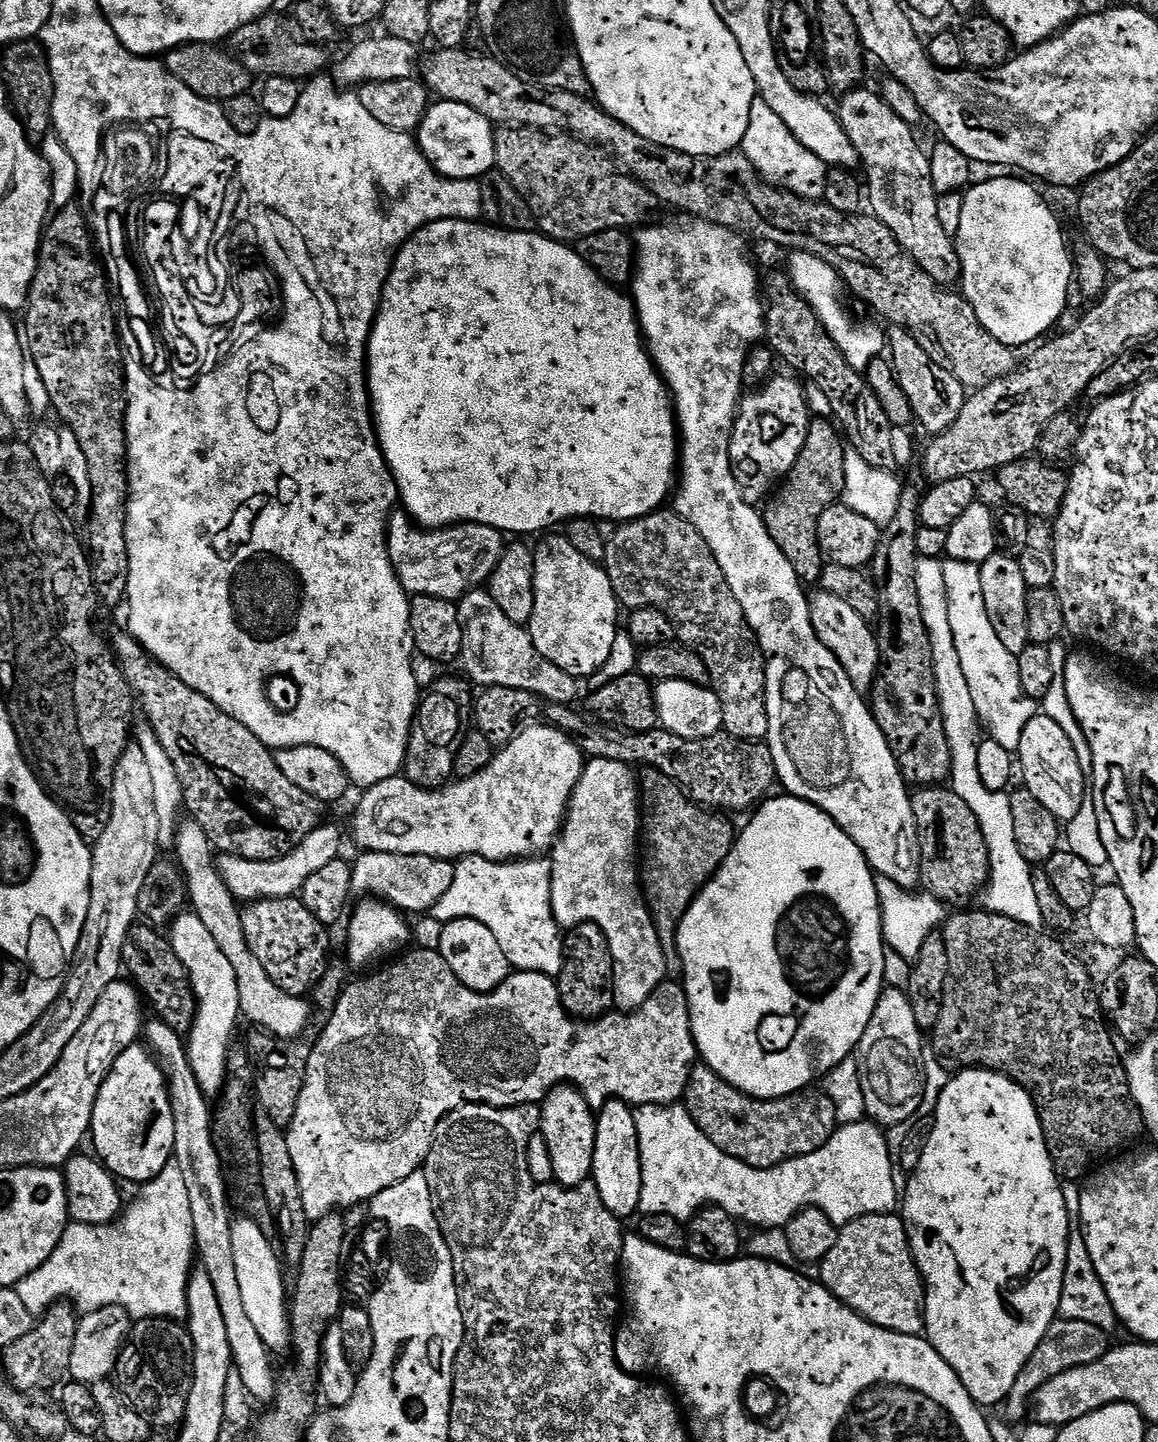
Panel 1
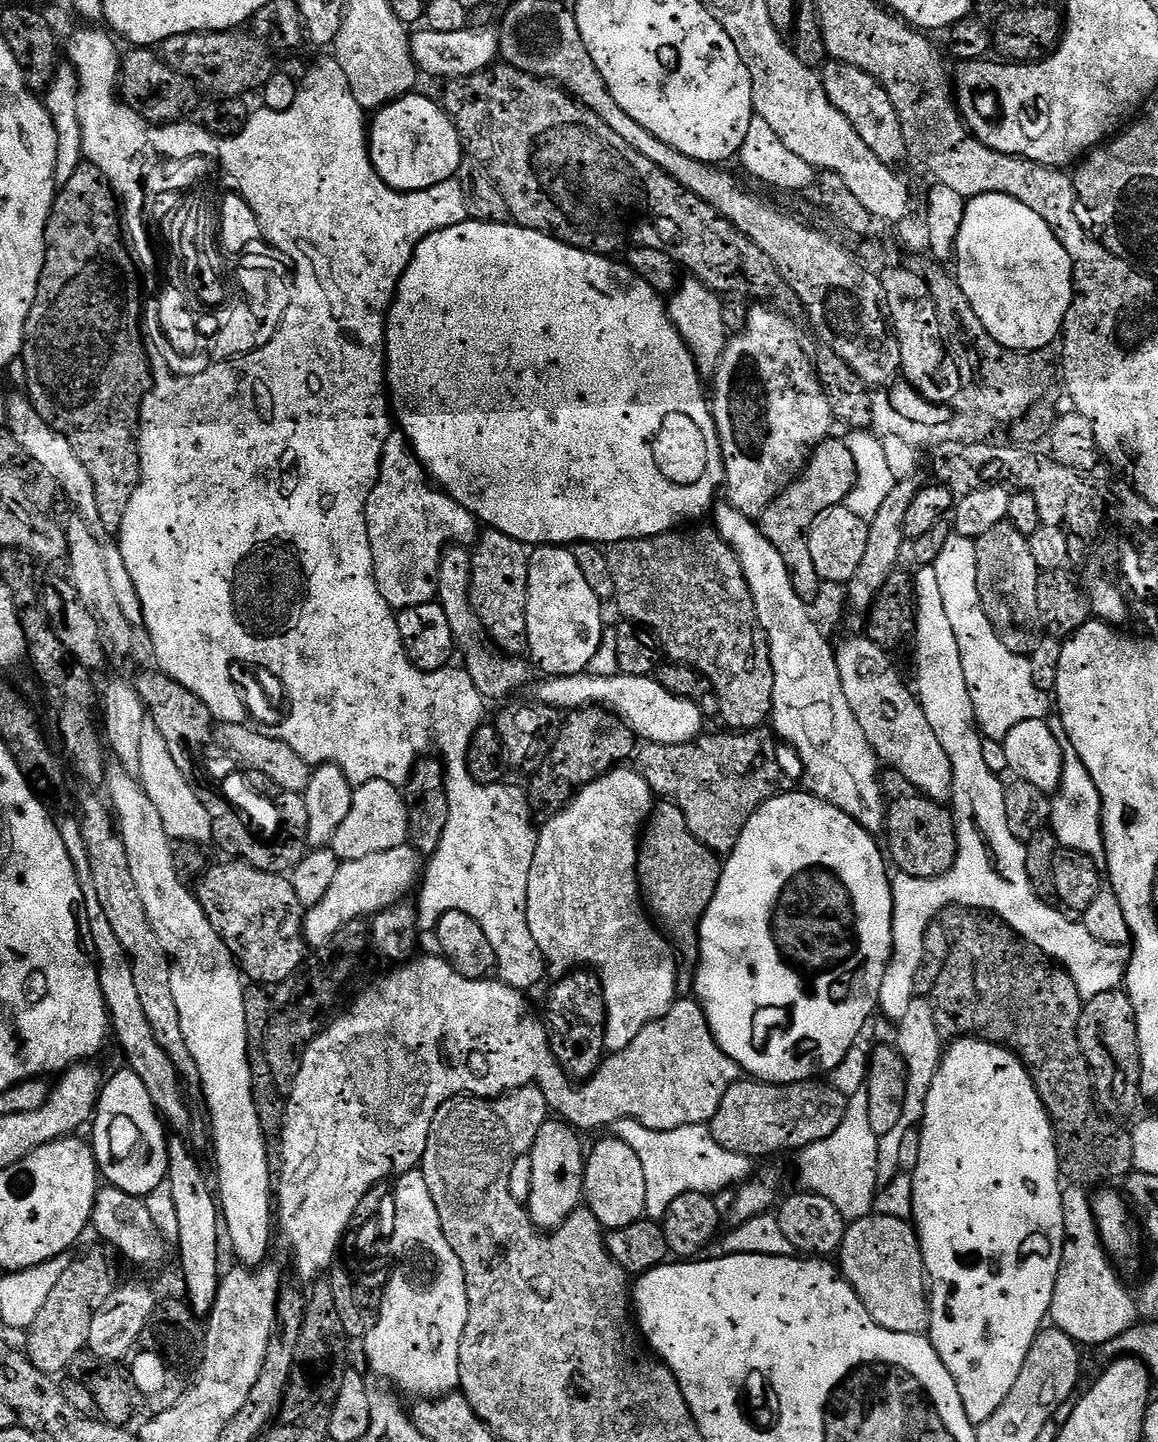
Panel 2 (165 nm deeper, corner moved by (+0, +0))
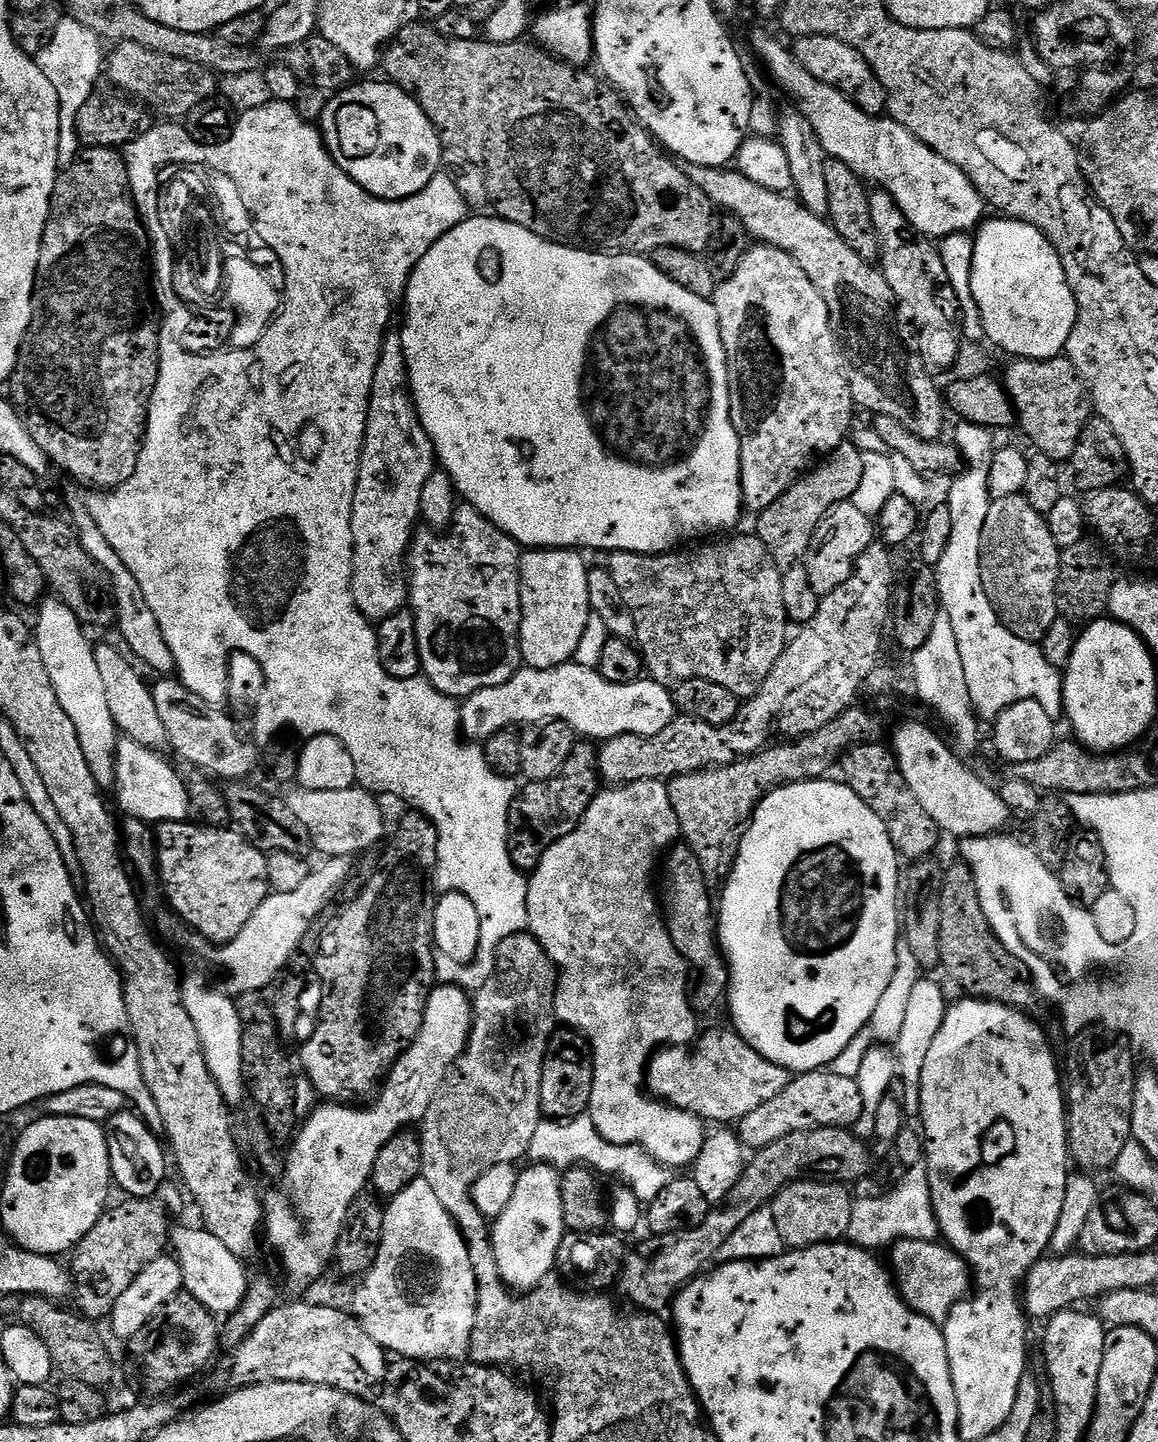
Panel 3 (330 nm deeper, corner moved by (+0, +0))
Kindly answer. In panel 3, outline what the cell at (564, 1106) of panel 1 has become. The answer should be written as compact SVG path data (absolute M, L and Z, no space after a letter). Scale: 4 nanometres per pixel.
M533 1163L516 1177L514 1195L510 1198L510 1206L495 1217L491 1225L494 1258L498 1266L498 1274L506 1287L517 1293L530 1292L545 1283L557 1267L556 1255L558 1246L564 1241L564 1215L562 1214L561 1173L549 1164Z

